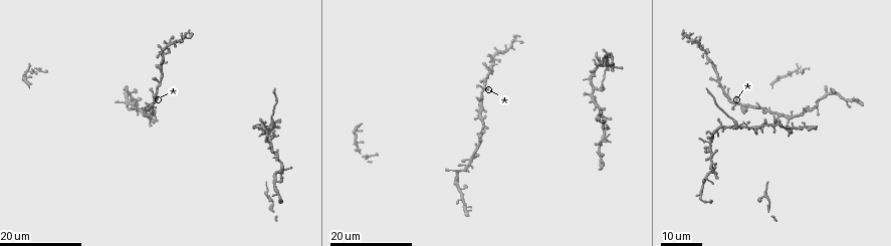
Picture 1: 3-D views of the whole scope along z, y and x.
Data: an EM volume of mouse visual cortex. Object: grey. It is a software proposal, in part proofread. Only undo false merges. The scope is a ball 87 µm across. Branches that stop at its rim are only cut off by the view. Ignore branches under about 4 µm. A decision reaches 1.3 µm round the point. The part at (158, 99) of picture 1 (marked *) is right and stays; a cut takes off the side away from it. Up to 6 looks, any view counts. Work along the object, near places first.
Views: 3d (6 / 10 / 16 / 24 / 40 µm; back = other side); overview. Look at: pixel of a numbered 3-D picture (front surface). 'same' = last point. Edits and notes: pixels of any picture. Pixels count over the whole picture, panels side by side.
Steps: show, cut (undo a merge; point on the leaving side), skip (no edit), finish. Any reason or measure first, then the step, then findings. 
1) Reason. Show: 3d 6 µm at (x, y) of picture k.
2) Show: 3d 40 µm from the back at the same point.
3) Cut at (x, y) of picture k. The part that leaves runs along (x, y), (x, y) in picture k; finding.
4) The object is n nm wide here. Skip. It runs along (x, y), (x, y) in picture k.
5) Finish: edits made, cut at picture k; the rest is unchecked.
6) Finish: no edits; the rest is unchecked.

Three-way junction. Show: 3d 16 µm at (460, 172) of picture 1.

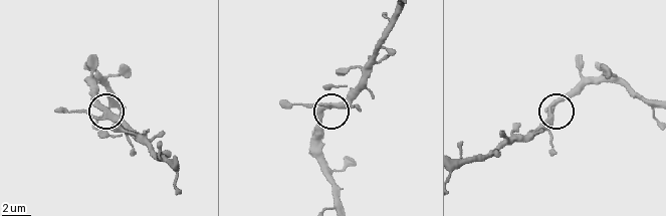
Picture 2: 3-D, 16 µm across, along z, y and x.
Show: 3d 6 µm at (101, 110) of picture 2.

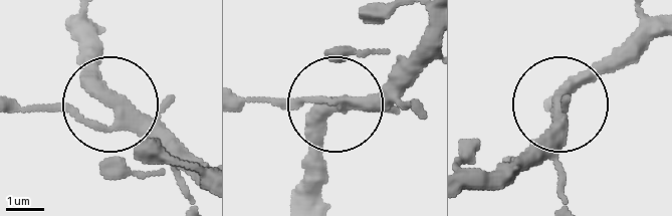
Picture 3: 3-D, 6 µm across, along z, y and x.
3 arms meet here. Skip. It runs along (490, 182), (641, 25) in picture 3; continuous, no second neuron.

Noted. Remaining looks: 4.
Four or more arms meet. Show: 3d 16 µm at (484, 87) of picture 1.

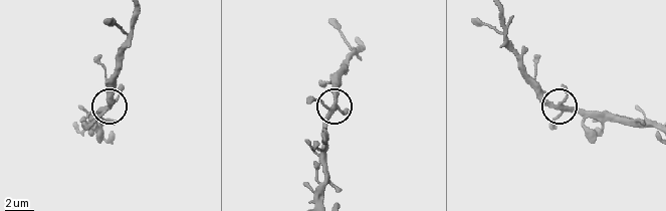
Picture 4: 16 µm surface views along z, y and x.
Zoom in. Show: 3d 10 µm at (336, 103) of picture 4.

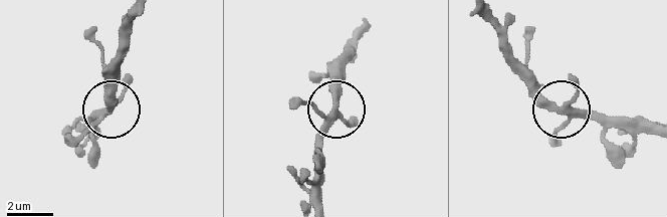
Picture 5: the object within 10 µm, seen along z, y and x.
4 arms meet here. Skip. It runs along (577, 90), (565, 112), (632, 118) in picture 5; one neuron here.

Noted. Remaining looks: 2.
Looks like a crossing. Show: 3d 16 µm at (514, 38) of picture 1.

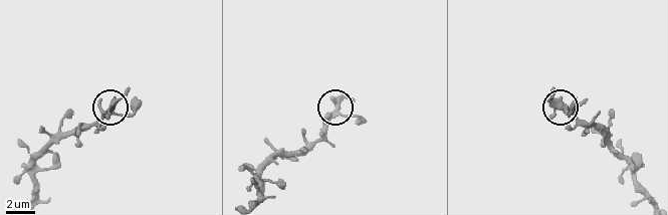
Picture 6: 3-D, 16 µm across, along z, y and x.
Show: 3d 6 µm at (339, 114) of picture 6.

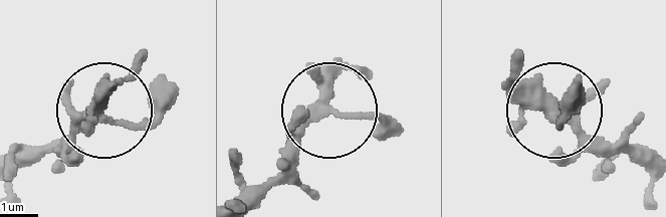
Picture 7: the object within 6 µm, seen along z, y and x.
Skip. One neuron here.

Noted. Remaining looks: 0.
Finish: no edits; the rest is unchecked.

